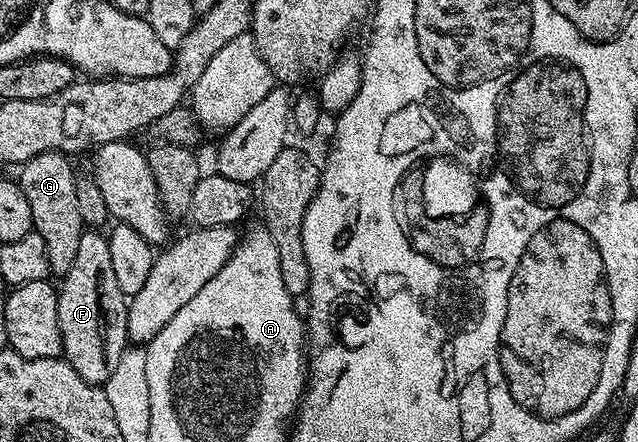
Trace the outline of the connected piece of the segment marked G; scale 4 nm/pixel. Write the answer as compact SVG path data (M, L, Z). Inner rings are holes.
M62 151L38 153L38 157L30 157L30 161L22 164L18 174L22 193L26 193L26 201L30 201L32 229L46 241L46 255L50 257L50 269L56 277L70 273L70 265L74 265L74 257L78 254L78 241L86 230L82 213L78 213L78 175L72 172L68 159L71 158Z

